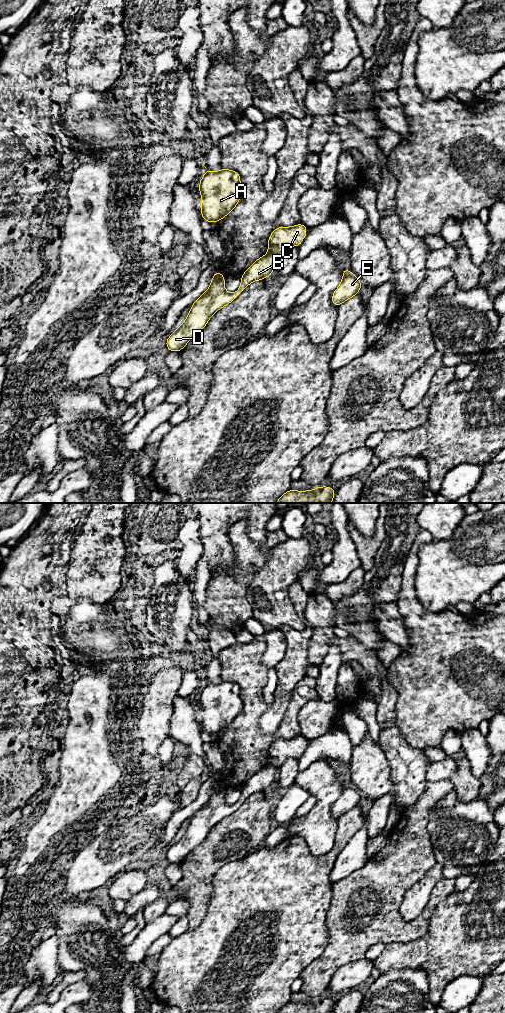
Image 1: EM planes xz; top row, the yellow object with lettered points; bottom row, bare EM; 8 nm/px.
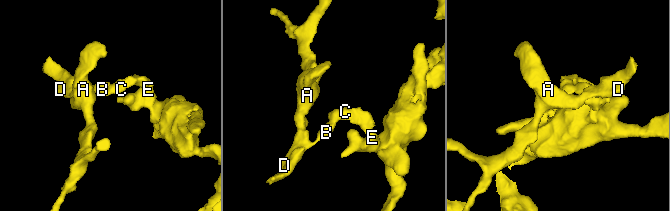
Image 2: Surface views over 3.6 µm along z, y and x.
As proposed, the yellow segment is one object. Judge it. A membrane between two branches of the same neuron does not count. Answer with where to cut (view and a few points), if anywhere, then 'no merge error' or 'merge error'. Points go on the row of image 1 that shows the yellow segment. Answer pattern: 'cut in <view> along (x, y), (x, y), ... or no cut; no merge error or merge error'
cut in xz along (269, 252), (276, 256); merge error

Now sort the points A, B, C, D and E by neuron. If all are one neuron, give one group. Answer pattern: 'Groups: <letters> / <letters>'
Groups: A B D / C E

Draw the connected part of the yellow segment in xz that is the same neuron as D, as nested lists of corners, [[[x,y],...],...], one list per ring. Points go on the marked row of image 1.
[[[267,253],[256,260],[242,274],[241,284],[234,293],[225,291],[225,277],[219,270],[216,271],[213,274],[210,287],[193,303],[185,322],[168,337],[165,345],[167,349],[180,352],[206,326],[216,311],[235,300],[251,282],[270,277],[275,269],[276,259],[276,255]]]

